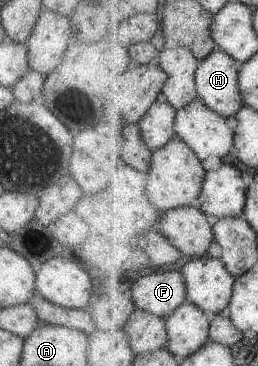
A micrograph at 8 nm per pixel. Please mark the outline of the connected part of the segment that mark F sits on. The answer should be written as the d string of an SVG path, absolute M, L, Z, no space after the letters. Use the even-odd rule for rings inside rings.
M179 267L138 273L122 279L119 283L128 290L138 309L155 313L164 319L170 317L182 304L188 301L186 278Z

